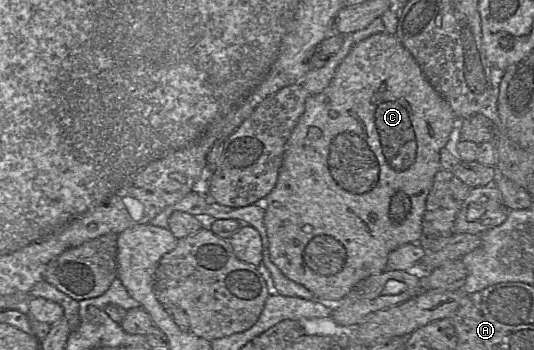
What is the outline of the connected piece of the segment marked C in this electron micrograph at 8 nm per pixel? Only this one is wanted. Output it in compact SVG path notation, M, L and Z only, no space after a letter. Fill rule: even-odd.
M378 33L357 43L337 67L329 86L306 100L304 113L286 143L276 185L263 201L271 261L287 278L303 285L317 299L328 304L338 303L358 283L386 270L388 256L393 250L407 243L419 243L426 199L434 177L441 169L440 152L449 142L457 121L449 104L432 87L414 57L396 35Z

